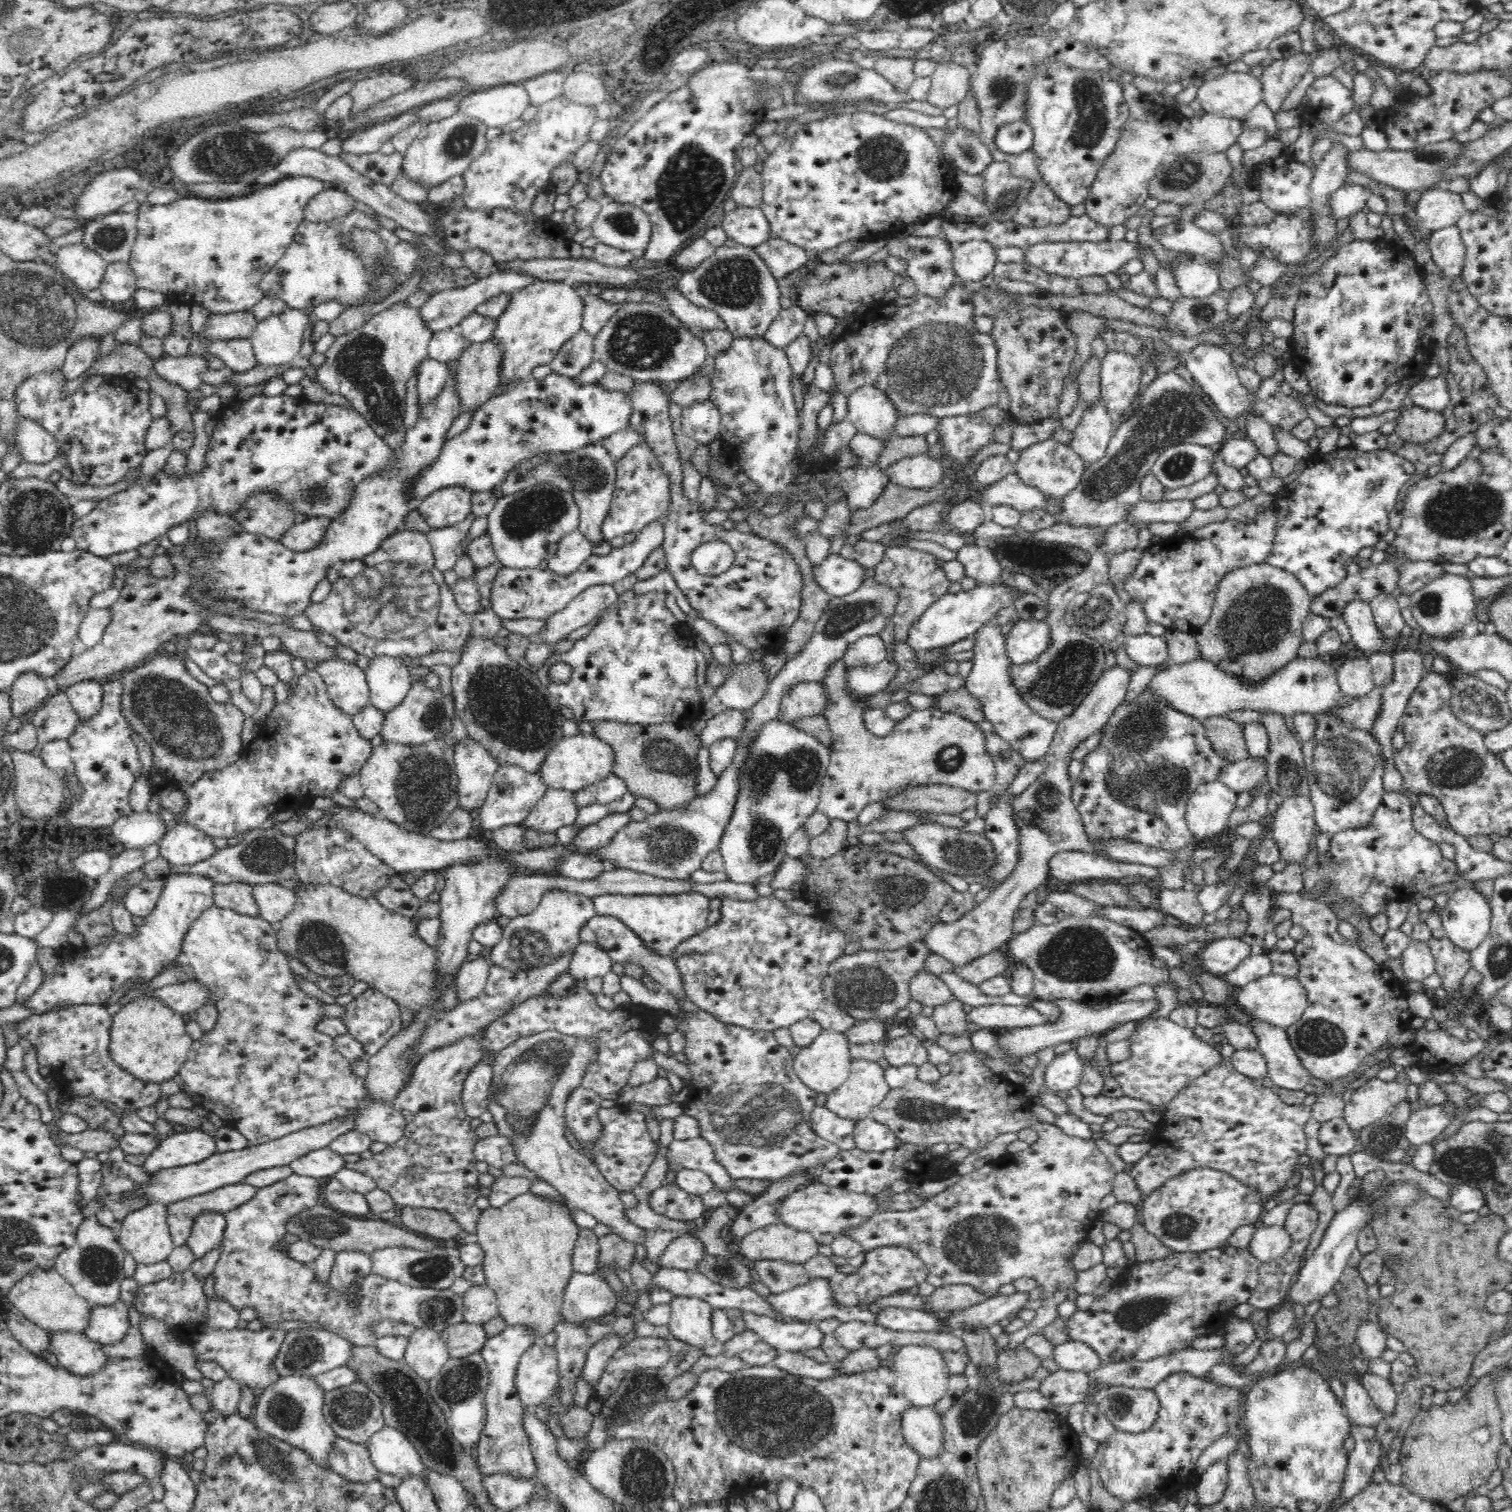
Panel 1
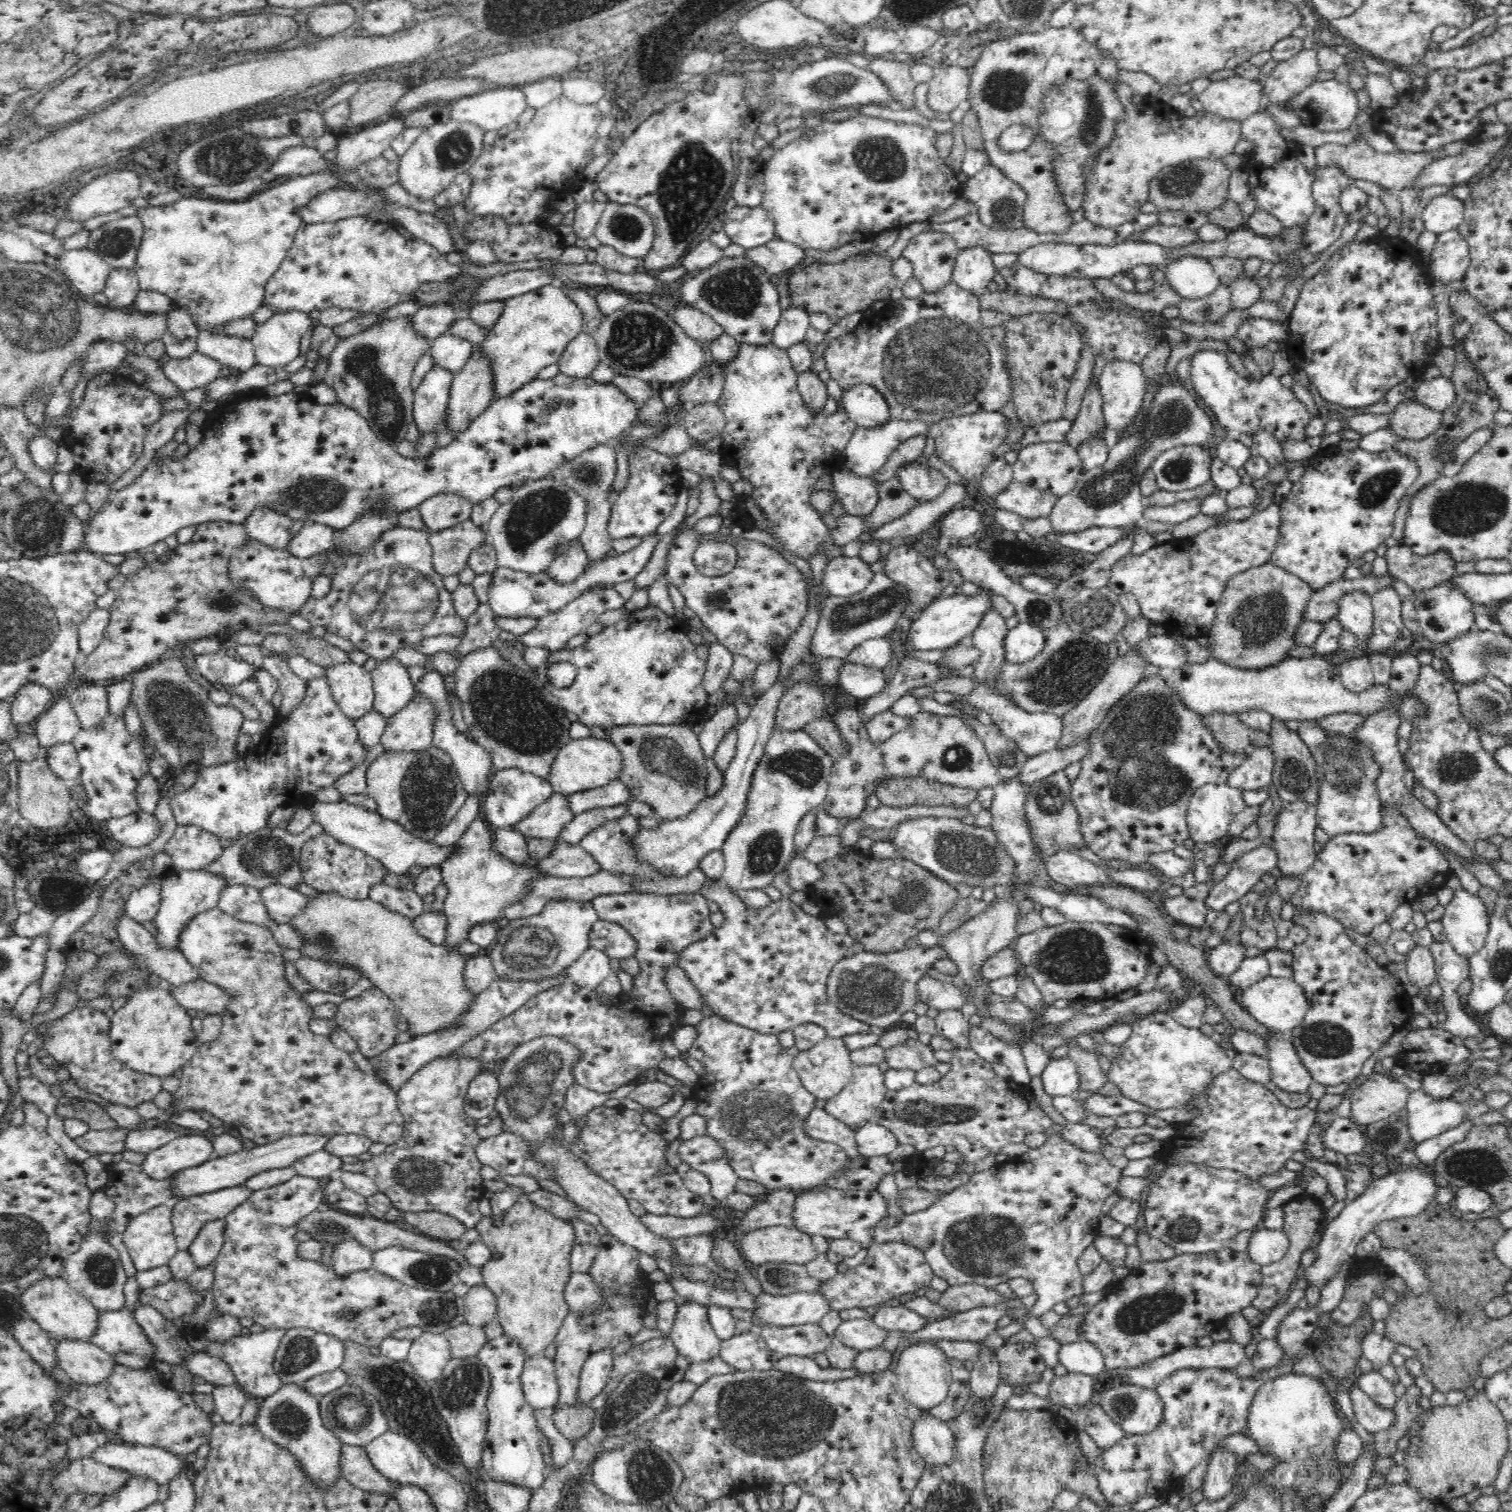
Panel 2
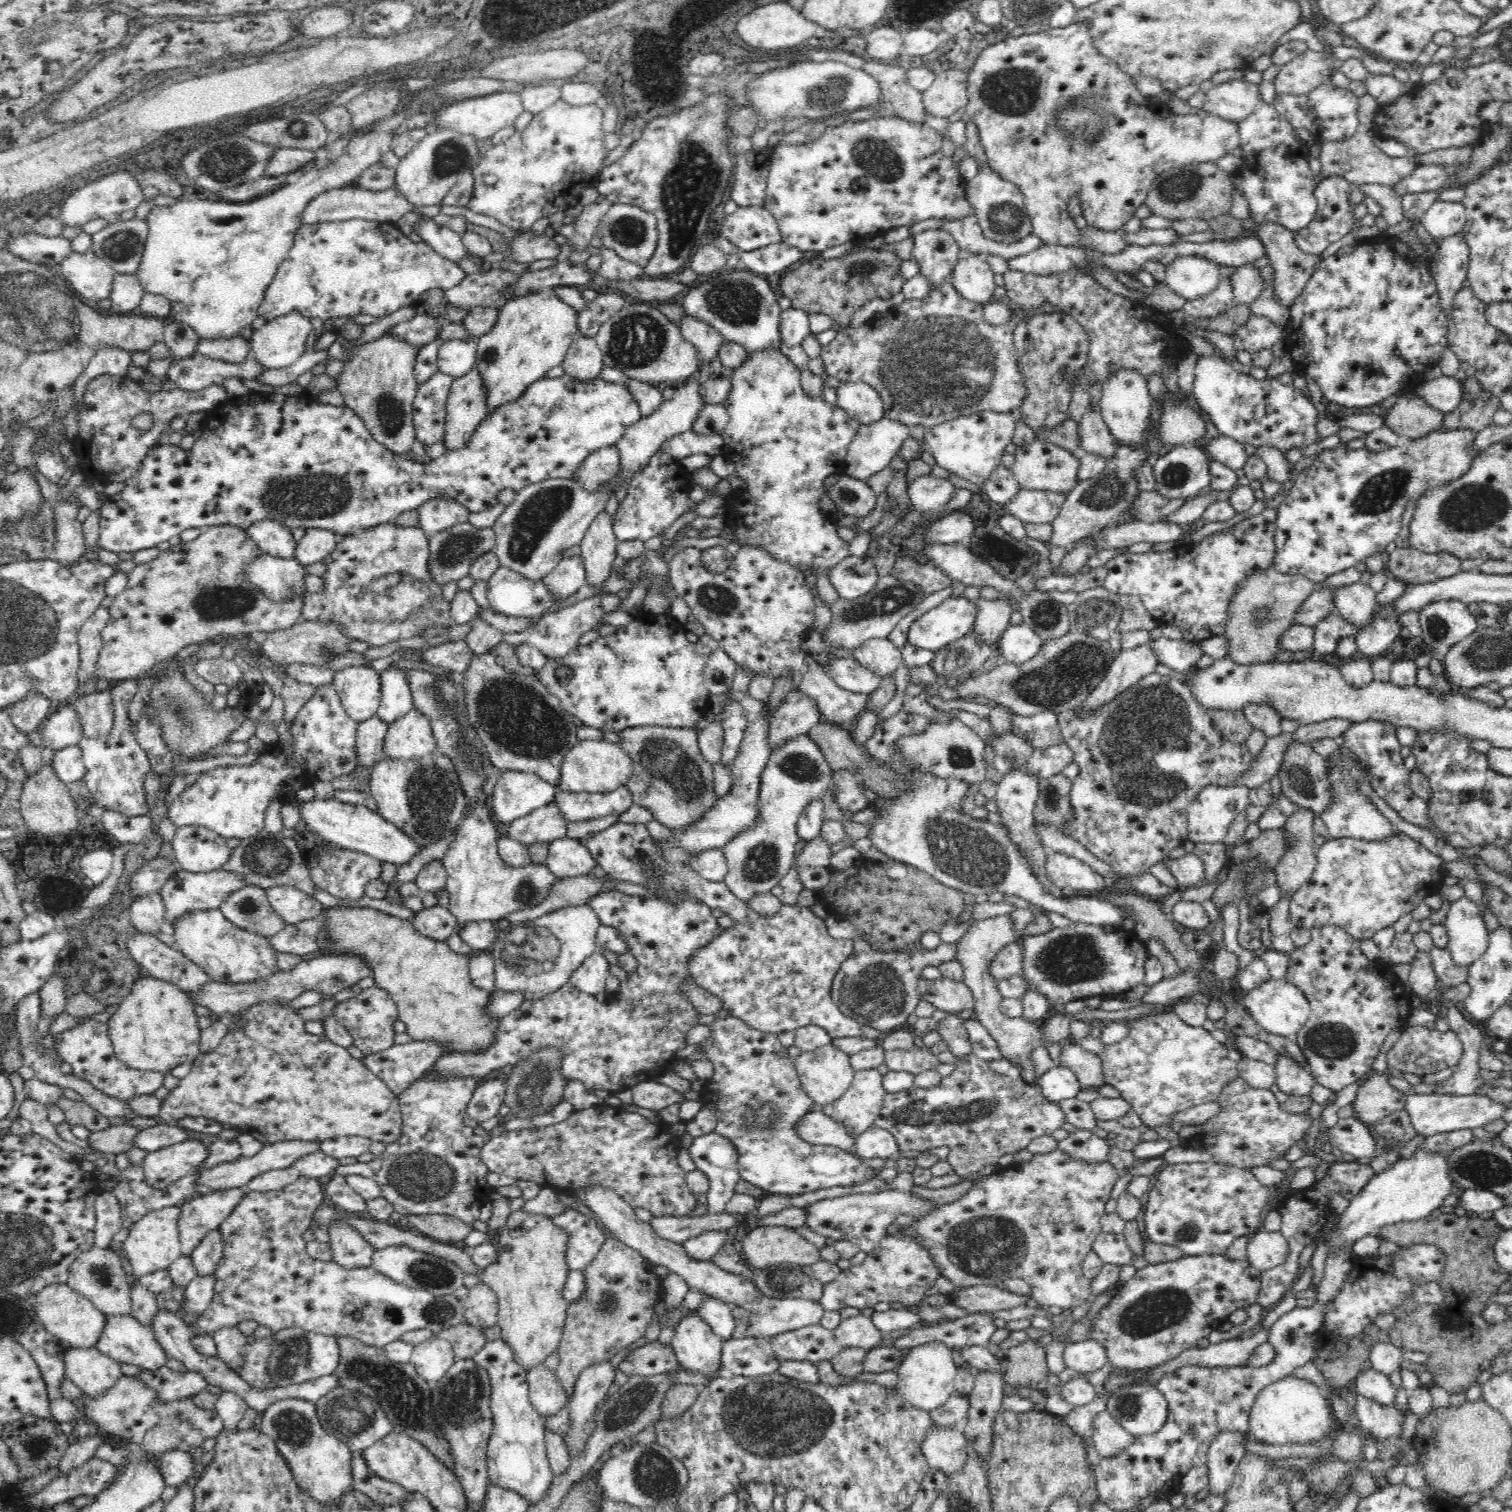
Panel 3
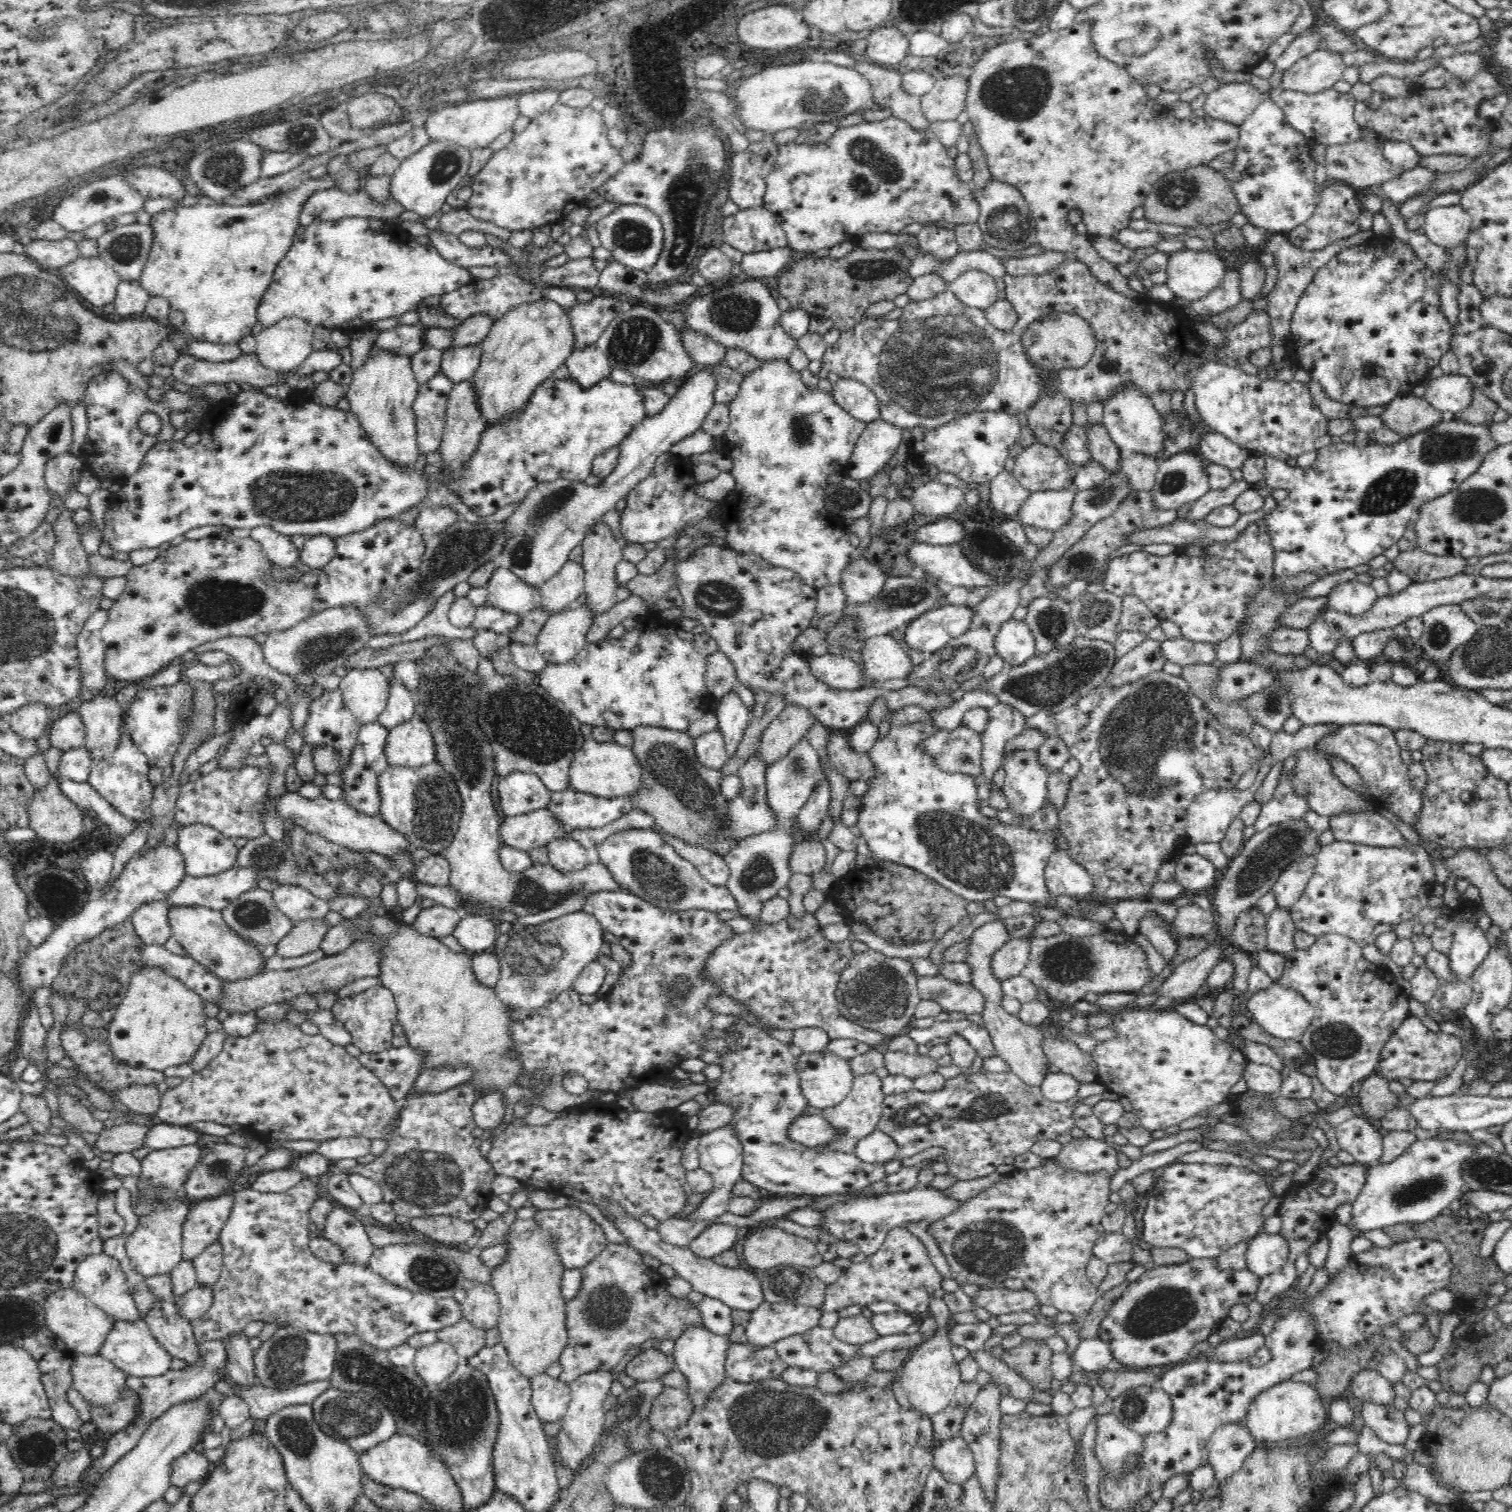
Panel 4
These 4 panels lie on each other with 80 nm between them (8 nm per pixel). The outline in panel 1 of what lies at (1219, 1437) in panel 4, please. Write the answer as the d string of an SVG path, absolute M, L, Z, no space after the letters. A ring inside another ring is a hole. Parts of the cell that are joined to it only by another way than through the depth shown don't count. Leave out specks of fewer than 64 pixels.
M1226 1458L1218 1459L1199 1476L1199 1482L1195 1487L1199 1498L1197 1504L1204 1506L1216 1504L1224 1496L1226 1486L1228 1486L1228 1463Z

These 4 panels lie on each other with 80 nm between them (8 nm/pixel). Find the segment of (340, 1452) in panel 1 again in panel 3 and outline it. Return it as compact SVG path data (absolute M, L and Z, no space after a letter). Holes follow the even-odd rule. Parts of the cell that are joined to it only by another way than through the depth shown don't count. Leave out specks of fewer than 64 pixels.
M362 1451L352 1452L350 1463L352 1463L352 1486L356 1493L363 1492L384 1507L392 1504L402 1507L404 1500L408 1498L408 1491L403 1486L384 1480L371 1472L362 1456Z

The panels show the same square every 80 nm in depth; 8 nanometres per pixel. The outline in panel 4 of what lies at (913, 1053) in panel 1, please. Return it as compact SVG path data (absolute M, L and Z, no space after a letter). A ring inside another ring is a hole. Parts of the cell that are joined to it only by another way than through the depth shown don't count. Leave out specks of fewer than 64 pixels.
M884 1052L883 1064L890 1075L902 1075L914 1081L920 1076L936 1073L938 1061L930 1056L908 1054L906 1052Z

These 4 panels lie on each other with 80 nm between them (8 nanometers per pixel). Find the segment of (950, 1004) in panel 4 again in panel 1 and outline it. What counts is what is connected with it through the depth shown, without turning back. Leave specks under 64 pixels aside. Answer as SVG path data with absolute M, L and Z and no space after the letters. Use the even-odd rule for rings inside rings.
M920 970L914 974L910 982L910 996L913 1002L921 1002L922 1005L938 1007L946 1002L954 1000L954 994L939 975L932 974L926 970Z

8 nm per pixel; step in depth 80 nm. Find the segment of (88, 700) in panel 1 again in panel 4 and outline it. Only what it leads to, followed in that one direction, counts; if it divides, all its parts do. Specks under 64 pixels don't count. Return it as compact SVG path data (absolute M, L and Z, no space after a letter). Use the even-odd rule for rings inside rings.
M94 696L79 706L78 713L86 726L86 750L104 750L108 753L118 747L122 707L114 696Z

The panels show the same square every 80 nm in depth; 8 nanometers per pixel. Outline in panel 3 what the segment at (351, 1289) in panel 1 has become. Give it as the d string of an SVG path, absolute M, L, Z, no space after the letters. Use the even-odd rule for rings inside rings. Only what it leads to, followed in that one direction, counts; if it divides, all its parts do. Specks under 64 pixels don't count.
M343 1220L334 1222L328 1229L333 1260L346 1268L371 1266L374 1247L358 1232L358 1229L345 1224Z

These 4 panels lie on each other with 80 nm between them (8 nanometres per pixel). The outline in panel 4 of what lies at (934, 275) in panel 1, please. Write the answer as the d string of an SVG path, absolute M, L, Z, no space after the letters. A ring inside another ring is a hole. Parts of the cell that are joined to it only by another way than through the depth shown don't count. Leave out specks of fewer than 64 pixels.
M930 224L930 226L922 226L917 237L918 251L928 253L940 261L951 259L960 251L954 229Z

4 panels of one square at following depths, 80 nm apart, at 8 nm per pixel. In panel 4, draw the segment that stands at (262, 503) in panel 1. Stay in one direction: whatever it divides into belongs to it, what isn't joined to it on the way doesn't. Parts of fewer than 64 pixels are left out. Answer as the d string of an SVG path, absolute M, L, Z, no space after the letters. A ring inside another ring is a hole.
M258 526L251 529L250 537L262 545L262 551L276 566L286 570L298 562L300 553L290 536L284 536L269 526Z

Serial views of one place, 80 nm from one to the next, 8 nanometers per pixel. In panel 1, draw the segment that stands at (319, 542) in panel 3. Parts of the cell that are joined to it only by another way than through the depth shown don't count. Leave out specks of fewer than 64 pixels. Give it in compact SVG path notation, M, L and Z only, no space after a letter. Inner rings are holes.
M312 516L301 523L296 523L282 538L280 538L281 543L290 550L294 552L306 552L310 548L314 548L326 528L328 528L329 519L323 516Z

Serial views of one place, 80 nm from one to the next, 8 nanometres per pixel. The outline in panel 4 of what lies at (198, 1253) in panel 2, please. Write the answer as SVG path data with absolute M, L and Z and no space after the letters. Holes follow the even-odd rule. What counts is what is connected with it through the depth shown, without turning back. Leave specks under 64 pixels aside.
M216 1240L206 1250L202 1250L198 1258L194 1258L193 1265L196 1269L197 1284L213 1288L222 1272L223 1256L223 1246L219 1240Z

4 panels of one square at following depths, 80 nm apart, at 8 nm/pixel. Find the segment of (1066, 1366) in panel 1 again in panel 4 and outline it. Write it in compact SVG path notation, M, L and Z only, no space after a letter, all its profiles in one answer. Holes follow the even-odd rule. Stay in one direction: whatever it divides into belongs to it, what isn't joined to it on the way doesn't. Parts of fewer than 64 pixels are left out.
M1100 1337L1081 1339L1074 1356L1071 1358L1074 1370L1082 1369L1087 1372L1107 1369L1112 1360L1110 1345Z

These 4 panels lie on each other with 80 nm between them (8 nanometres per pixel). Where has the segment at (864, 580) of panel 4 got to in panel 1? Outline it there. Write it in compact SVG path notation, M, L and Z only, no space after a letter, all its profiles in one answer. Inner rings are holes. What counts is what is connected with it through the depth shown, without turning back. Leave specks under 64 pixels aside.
M828 555L822 564L813 566L816 583L832 597L853 594L861 587L866 570L856 563L856 559L846 559L841 555Z

